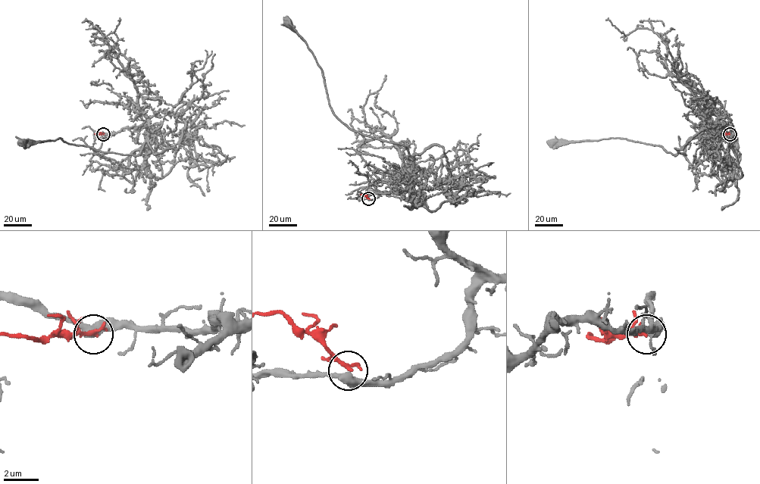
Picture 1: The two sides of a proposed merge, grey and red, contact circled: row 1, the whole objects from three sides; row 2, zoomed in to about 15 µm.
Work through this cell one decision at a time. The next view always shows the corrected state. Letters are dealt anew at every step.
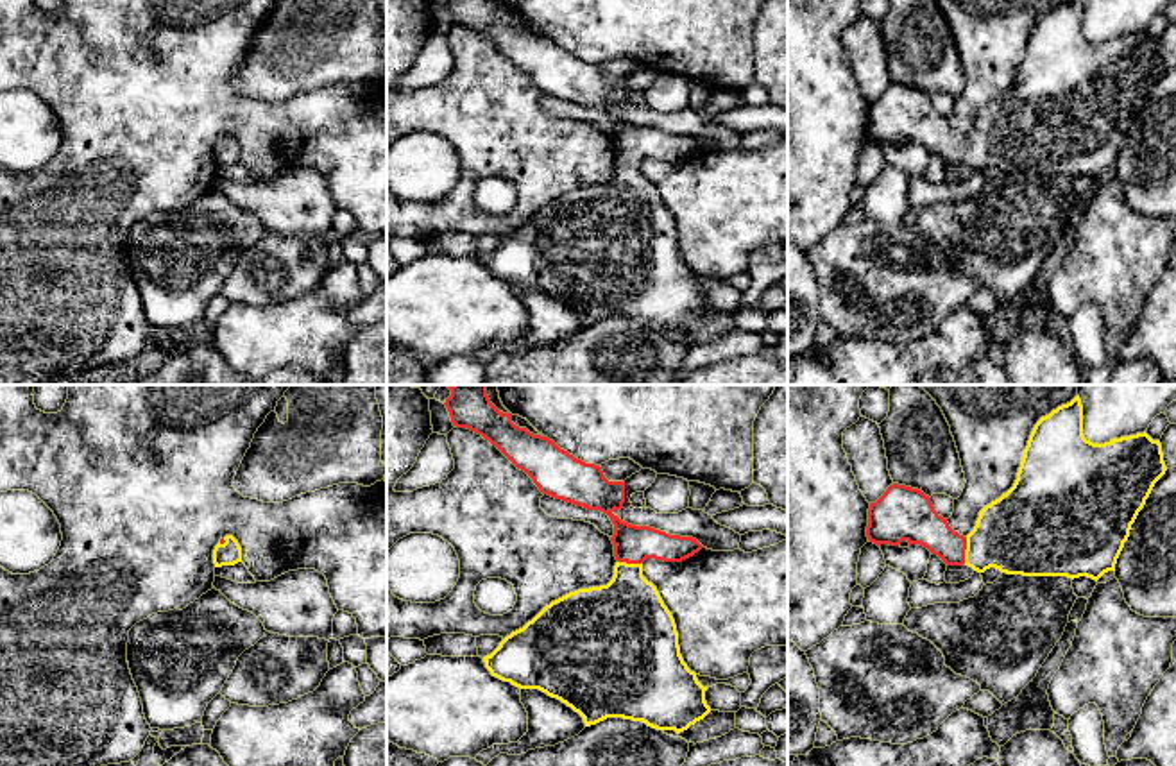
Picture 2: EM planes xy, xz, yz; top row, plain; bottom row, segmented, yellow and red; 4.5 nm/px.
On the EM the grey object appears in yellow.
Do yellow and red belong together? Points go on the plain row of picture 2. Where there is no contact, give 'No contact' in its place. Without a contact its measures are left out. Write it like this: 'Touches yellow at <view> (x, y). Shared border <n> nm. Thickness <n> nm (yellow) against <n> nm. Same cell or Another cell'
Touches yellow at yz (965, 149). Shared border 120 nm. Thickness 360 nm (yellow) against 190 nm. Same cell

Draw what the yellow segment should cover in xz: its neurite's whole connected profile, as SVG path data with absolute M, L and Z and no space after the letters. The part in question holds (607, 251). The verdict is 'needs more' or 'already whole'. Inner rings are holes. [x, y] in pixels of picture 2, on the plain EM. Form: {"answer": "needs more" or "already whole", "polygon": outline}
{"answer": "needs more", "polygon": "M446 0L453 25L467 27L496 45L517 68L524 70L542 93L600 109L614 123L614 175L607 184L578 188L546 204L523 227L507 234L483 256L492 276L519 288L539 288L560 299L584 317L585 326L607 317L643 320L657 329L687 329L711 306L696 272L680 254L675 218L657 186L643 175L646 157L682 161L703 145L693 136L635 125L614 115L625 102L625 81L609 81L600 64L585 63L560 48L548 36L533 34L512 21L490 0Z"}

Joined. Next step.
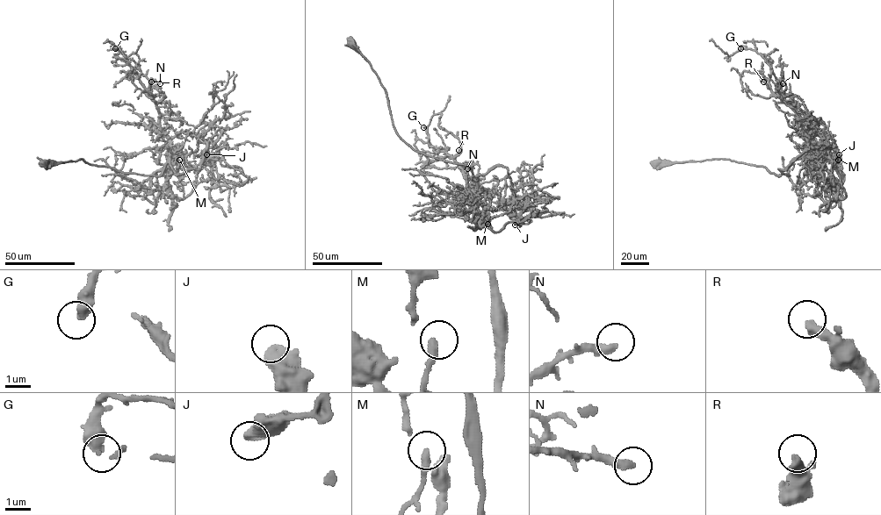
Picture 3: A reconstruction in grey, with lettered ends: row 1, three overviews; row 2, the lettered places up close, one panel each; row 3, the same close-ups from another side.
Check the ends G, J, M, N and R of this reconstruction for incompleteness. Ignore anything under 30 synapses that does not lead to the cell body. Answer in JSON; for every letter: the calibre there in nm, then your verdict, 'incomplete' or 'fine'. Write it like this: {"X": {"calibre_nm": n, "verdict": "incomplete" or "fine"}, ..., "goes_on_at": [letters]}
{"G": {"calibre_nm": 480, "verdict": "fine"}, "J": {"calibre_nm": 400, "verdict": "fine"}, "M": {"calibre_nm": 300, "verdict": "fine"}, "N": {"calibre_nm": 320, "verdict": "fine"}, "R": {"calibre_nm": 380, "verdict": "incomplete"}, "goes_on_at": ["R"]}

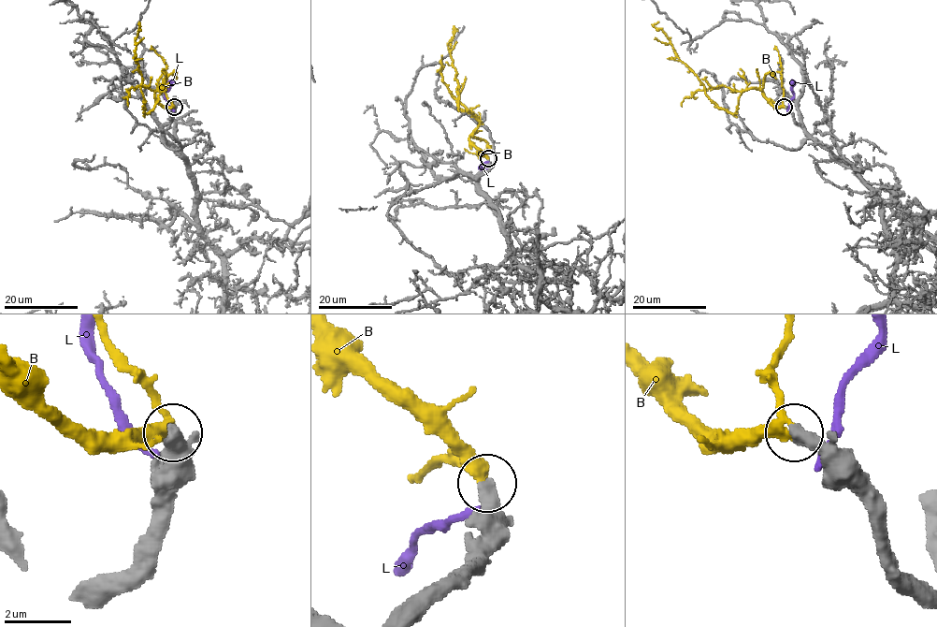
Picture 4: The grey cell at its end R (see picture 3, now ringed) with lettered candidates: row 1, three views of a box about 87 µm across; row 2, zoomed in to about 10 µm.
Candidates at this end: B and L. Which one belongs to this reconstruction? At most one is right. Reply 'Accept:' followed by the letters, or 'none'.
Accept: B

